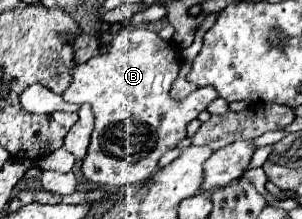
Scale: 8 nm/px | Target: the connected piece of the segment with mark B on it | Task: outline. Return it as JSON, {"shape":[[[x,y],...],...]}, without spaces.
{"shape":[[[125,27],[103,55],[73,69],[69,89],[63,99],[69,103],[91,103],[95,129],[83,159],[83,175],[101,187],[125,187],[151,177],[157,161],[187,137],[187,123],[215,101],[217,91],[201,87],[177,101],[169,95],[171,83],[179,75],[177,49],[145,27]]]}

